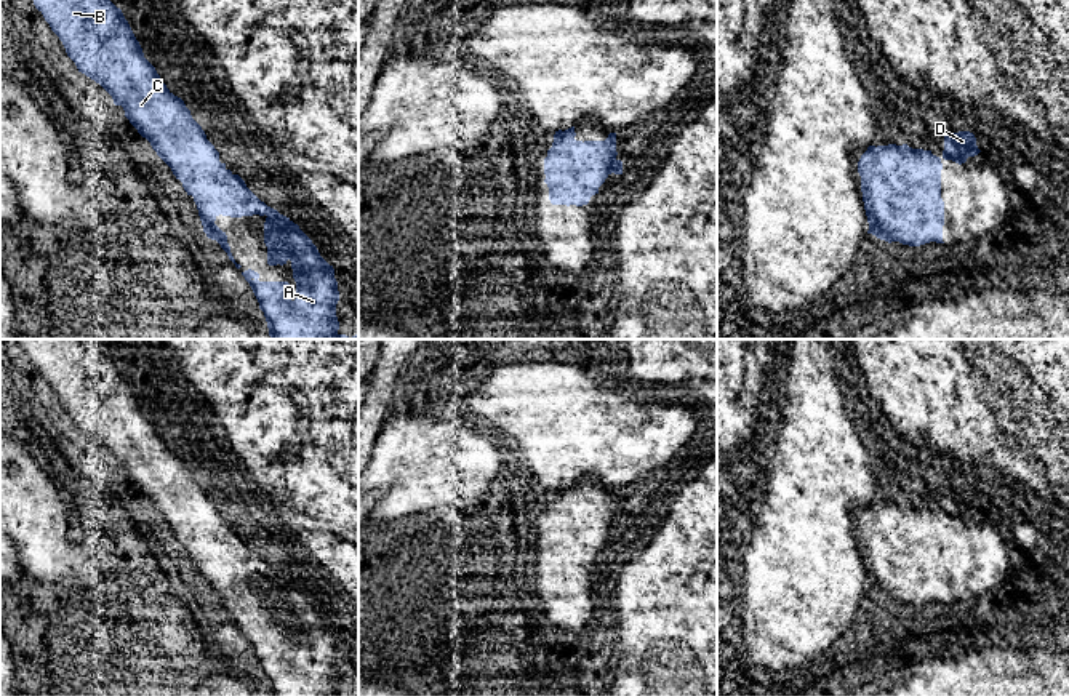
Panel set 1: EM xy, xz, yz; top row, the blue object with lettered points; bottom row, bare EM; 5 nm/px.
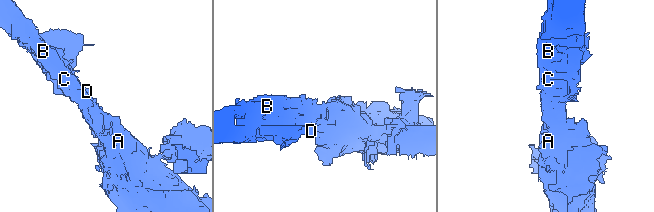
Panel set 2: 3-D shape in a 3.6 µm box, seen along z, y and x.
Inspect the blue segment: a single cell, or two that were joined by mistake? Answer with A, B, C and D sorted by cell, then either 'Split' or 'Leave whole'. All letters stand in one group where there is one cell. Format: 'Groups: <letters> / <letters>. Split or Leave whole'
Groups: A B C D. Leave whole

